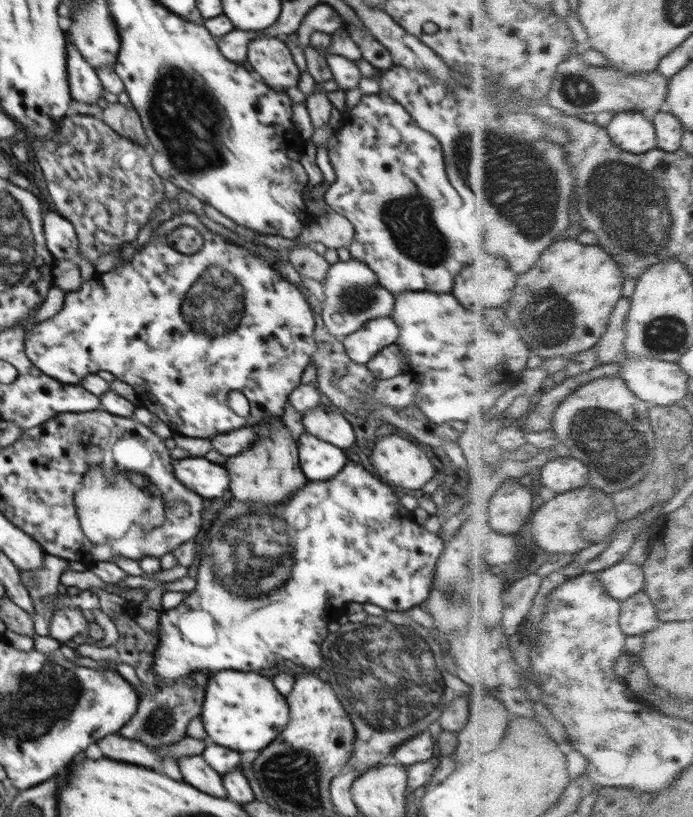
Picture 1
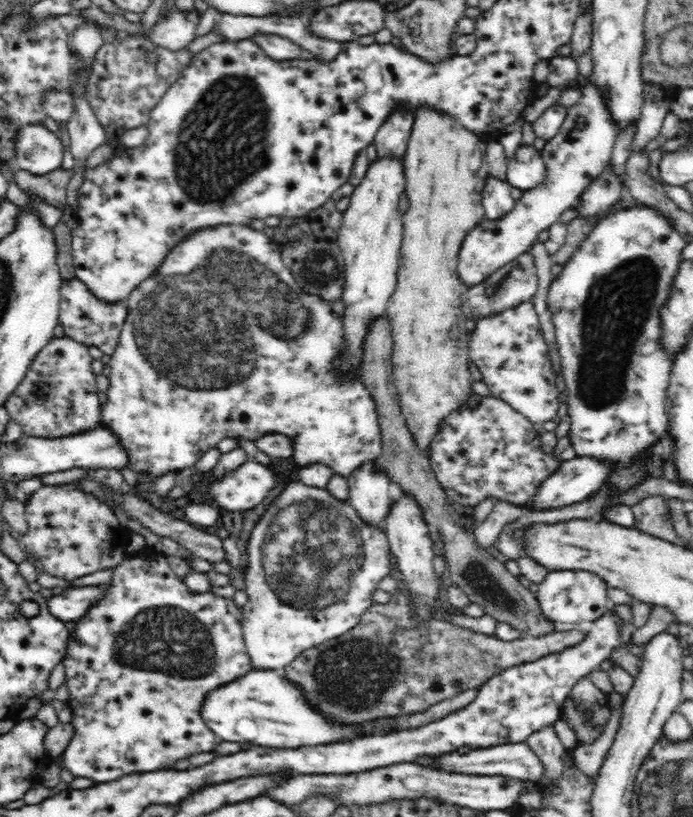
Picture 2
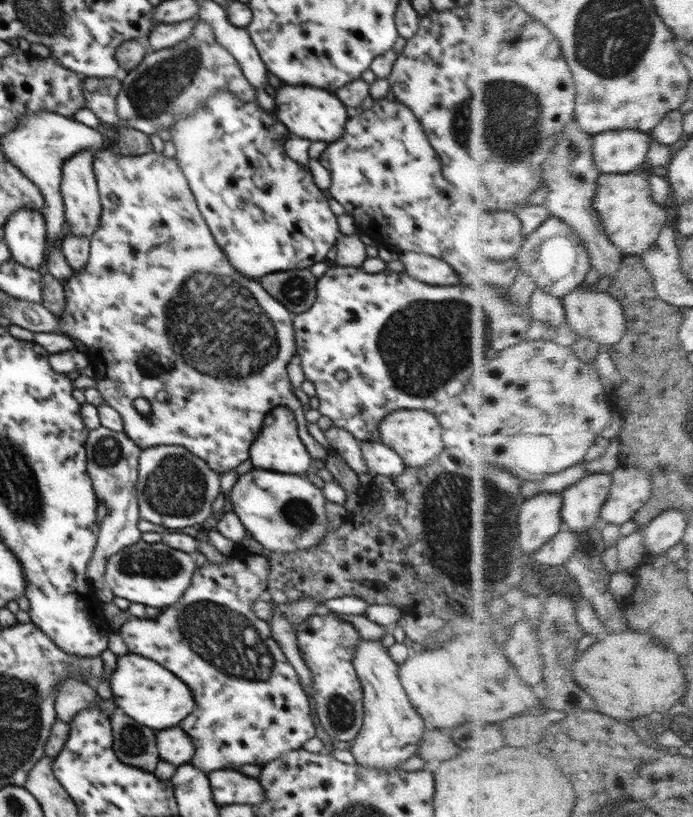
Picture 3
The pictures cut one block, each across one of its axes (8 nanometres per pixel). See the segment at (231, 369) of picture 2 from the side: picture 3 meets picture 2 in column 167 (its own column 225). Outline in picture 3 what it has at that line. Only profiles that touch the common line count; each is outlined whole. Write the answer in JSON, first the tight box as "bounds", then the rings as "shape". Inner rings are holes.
{"bounds":[56,149,329,475],"shape":[[[109,149],[94,151],[94,176],[98,182],[99,197],[101,202],[101,218],[96,232],[90,237],[89,258],[84,270],[74,270],[72,277],[63,285],[66,296],[65,312],[56,317],[61,324],[60,334],[70,339],[80,340],[86,348],[85,354],[89,362],[91,375],[96,378],[96,388],[103,395],[106,405],[114,408],[122,417],[123,432],[132,439],[141,450],[156,446],[182,446],[206,461],[206,464],[220,475],[234,470],[244,460],[249,458],[250,445],[260,434],[260,428],[264,419],[278,406],[288,408],[297,420],[297,431],[308,454],[314,461],[322,460],[329,455],[324,446],[316,441],[306,427],[307,422],[303,405],[294,394],[294,388],[290,384],[287,373],[287,364],[296,354],[293,315],[262,288],[258,282],[244,278],[234,268],[230,268],[226,254],[216,244],[204,216],[202,216],[197,202],[188,184],[188,179],[182,173],[180,165],[175,157],[166,157],[162,153],[154,151],[143,155],[122,155]],[[137,398],[144,398],[152,407],[147,416],[140,415],[132,405]]]}

